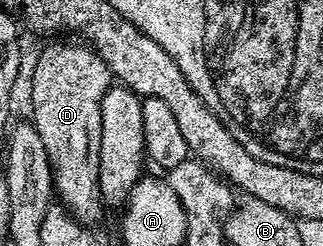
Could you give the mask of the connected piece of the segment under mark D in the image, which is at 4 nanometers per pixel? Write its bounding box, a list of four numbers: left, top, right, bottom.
[30,40,112,227]

